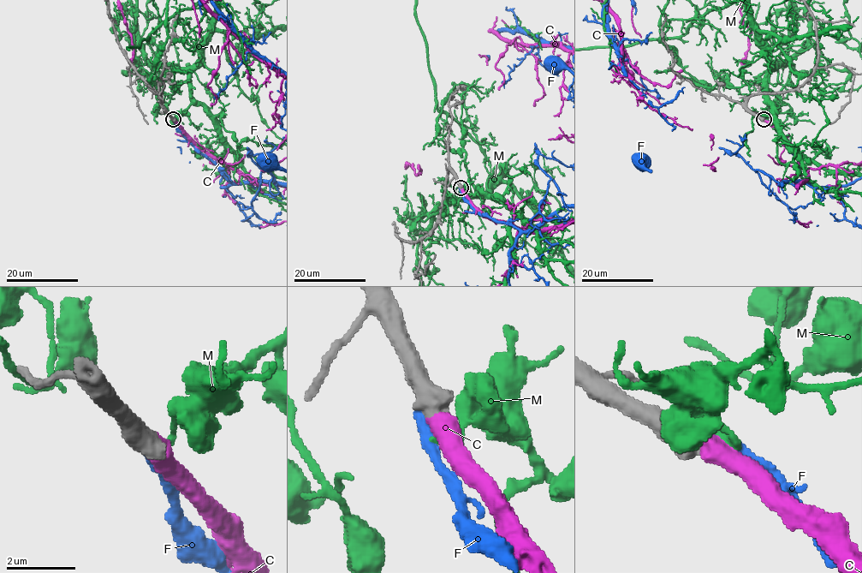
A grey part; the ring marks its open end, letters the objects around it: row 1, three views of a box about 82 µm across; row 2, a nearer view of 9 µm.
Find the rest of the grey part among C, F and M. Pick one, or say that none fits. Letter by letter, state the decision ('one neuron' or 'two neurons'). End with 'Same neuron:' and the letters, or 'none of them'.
C: one neuron
F: two neurons
M: two neurons
Same neuron: C

